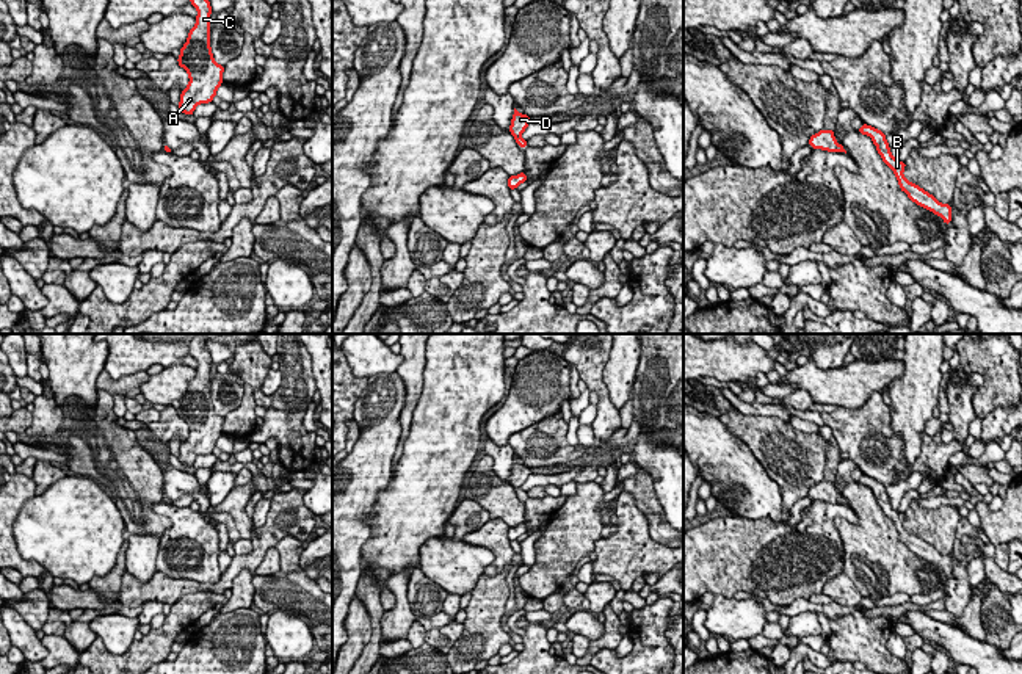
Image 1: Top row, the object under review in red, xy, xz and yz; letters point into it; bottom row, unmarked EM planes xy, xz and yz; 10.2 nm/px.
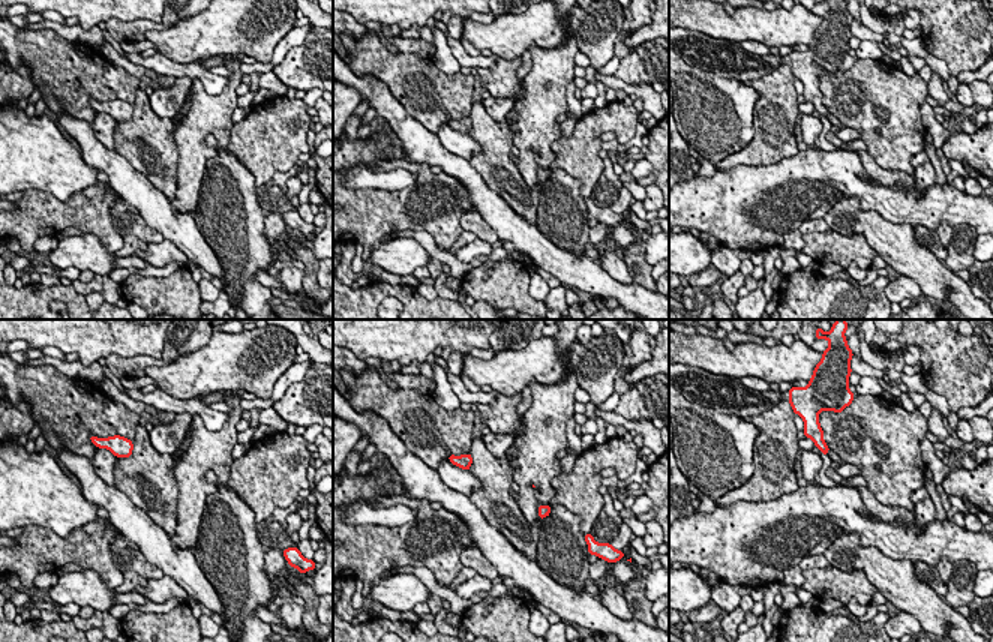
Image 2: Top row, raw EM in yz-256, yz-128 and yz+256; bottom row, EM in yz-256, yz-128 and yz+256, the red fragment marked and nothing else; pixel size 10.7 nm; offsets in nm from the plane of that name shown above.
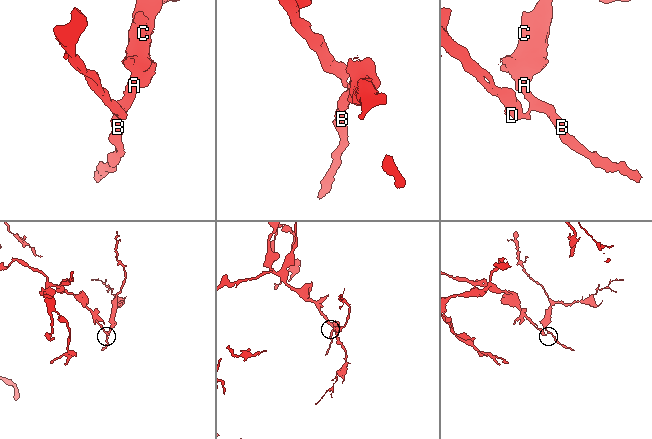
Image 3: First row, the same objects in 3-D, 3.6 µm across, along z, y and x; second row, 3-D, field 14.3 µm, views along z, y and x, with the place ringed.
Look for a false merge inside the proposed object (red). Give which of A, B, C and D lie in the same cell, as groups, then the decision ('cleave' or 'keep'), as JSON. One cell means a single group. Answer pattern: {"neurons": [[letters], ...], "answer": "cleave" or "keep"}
{"neurons": [["A", "B", "C"], ["D"]], "answer": "cleave"}

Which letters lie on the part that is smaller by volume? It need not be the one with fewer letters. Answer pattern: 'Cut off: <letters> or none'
Cut off: A, B, C

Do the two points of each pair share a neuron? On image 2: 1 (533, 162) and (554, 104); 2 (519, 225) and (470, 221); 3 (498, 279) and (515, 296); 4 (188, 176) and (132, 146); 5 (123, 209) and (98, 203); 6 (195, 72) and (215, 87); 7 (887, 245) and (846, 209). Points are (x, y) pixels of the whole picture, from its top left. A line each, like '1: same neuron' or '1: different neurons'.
1: same neuron
2: different neurons
3: same neuron
4: different neurons
5: different neurons
6: same neuron
7: same neuron

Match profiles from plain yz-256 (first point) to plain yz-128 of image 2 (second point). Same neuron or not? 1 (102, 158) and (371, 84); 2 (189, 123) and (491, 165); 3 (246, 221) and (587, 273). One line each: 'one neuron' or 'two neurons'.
1: one neuron
2: two neurons
3: two neurons

